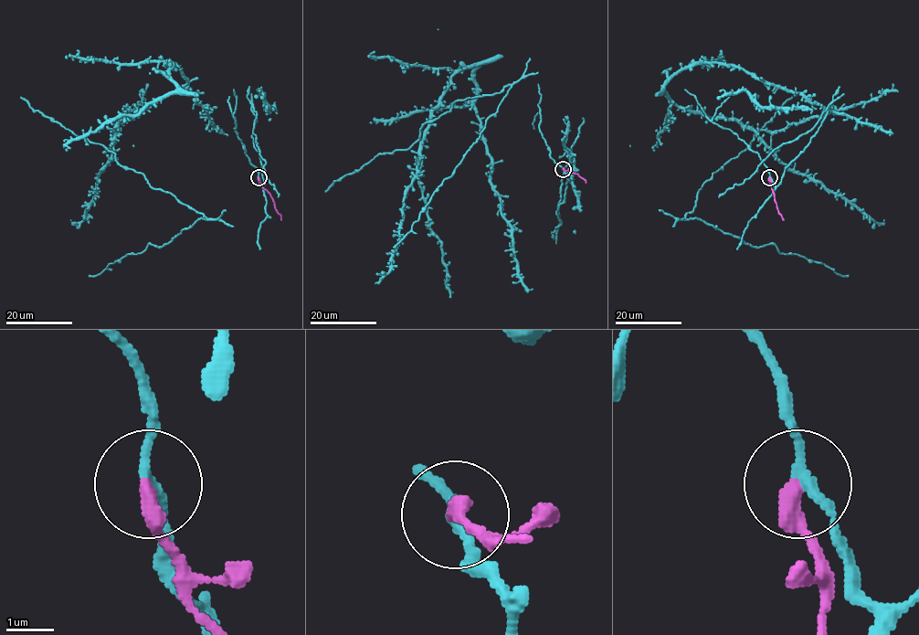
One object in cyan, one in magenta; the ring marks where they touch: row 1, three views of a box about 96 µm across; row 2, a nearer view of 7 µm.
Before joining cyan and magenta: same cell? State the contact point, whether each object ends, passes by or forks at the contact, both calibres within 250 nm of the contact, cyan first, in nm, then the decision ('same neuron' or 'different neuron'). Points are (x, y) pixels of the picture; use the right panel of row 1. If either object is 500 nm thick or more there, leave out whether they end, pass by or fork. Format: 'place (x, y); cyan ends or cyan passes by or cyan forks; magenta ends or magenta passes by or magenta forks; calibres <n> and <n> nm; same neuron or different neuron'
place (769, 177); cyan passes by; magenta ends; calibres 200 and 380 nm; different neuron

